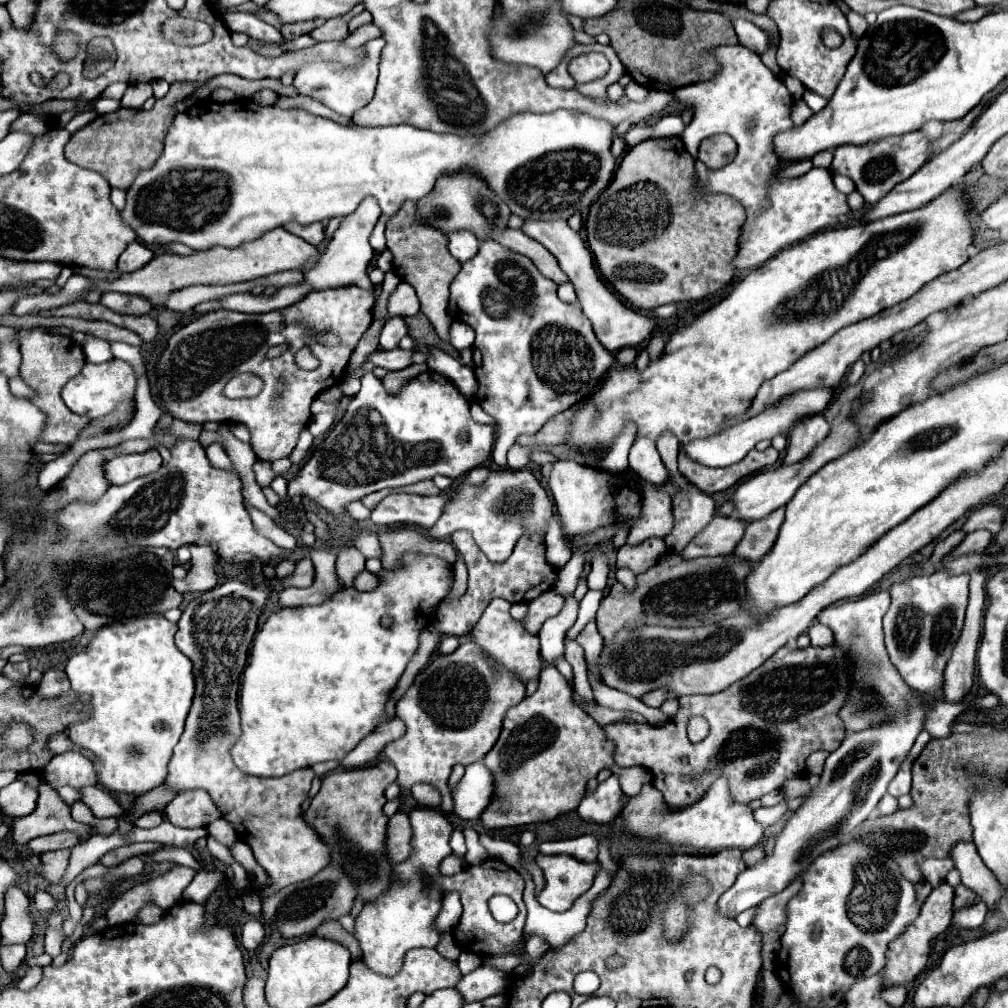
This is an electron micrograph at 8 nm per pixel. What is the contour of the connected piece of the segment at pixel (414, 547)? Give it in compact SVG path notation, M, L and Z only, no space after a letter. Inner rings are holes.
M398 528L398 530L382 530L378 534L380 546L382 546L382 566L384 568L396 568L400 564L400 556L404 552L416 552L416 554L434 554L442 560L446 560L450 566L456 560L456 550L450 540L434 540L430 536L424 536L416 528Z

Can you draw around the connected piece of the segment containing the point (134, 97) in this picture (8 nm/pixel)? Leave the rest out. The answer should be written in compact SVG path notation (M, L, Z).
M130 84L122 98L122 106L140 108L150 96L152 96L152 84Z

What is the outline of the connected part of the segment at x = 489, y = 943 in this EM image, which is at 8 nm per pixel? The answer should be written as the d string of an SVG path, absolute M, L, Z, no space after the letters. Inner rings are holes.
M490 860L490 862L482 862L478 866L466 866L462 872L458 872L454 876L426 876L426 874L422 874L422 884L424 884L424 890L436 888L442 894L448 894L448 892L460 894L460 902L464 906L464 912L454 928L454 938L466 952L482 954L482 956L506 956L506 954L520 956L520 954L524 954L524 946L522 946L524 922L526 922L526 906L522 902L524 878L514 868L510 868L504 862ZM496 894L510 896L520 910L518 916L508 924L496 922L488 910L488 898L492 898Z

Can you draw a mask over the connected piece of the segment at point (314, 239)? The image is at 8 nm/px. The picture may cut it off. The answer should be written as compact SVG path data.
M292 222L292 224L286 224L284 228L292 234L296 234L296 236L304 238L312 246L320 246L324 242L324 226L320 222L314 222L314 224L308 224L308 226L300 226L300 224Z

